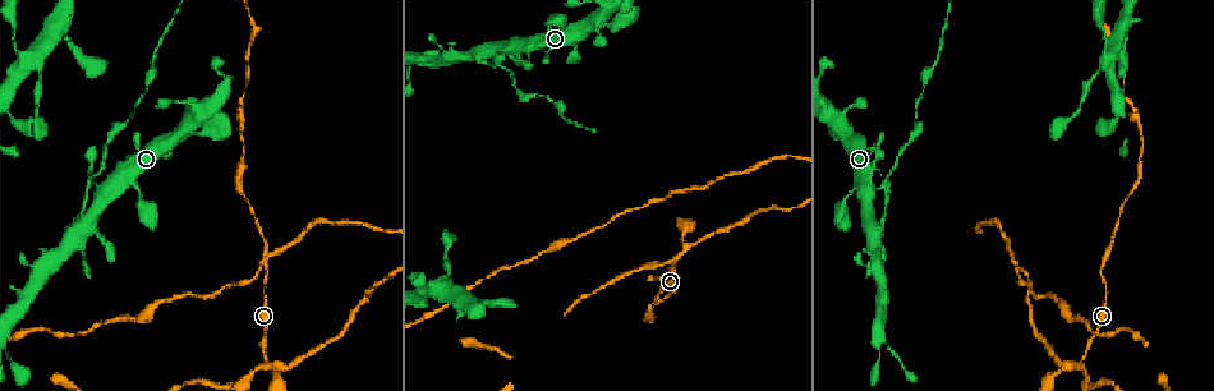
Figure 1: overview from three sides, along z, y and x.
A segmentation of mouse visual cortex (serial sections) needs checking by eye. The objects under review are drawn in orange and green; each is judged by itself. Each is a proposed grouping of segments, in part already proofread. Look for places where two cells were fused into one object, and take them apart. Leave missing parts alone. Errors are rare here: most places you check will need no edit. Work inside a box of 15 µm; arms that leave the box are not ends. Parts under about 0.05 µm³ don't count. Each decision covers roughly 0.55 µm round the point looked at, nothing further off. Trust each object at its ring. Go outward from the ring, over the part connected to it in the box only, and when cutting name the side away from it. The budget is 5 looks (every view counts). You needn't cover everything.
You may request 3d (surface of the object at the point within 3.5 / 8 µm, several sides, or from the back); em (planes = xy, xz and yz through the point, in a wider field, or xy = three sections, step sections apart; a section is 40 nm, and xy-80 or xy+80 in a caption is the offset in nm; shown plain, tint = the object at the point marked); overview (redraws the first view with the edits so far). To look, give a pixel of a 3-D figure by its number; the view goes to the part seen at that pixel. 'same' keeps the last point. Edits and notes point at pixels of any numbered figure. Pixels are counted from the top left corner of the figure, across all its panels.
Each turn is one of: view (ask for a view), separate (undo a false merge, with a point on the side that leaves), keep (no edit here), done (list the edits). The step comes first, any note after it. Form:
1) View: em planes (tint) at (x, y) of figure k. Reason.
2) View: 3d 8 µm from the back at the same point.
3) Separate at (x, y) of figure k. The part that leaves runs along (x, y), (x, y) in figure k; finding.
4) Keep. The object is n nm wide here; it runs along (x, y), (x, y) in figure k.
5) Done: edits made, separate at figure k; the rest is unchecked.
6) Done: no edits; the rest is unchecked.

View: 3d 3.5 µm from the back at (1066, 366) of figure 1. Three arms meet.

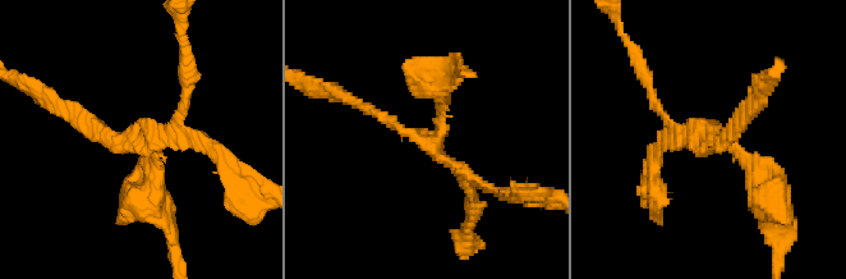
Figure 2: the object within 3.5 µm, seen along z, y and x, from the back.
View: em xy step 1 (tint) at (432, 144) of figure 2. 3 arms meet here; the arms are 100, 150, 150 nm wide; shape alone is not enough.

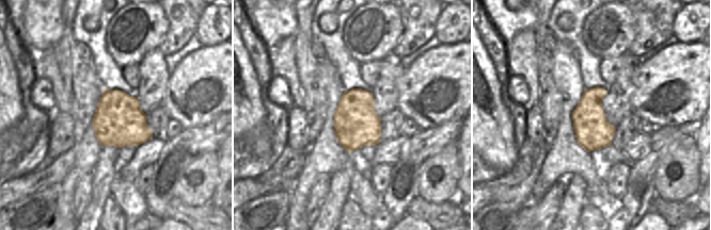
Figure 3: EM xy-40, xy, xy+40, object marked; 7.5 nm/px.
Separate at (116, 140) of figure 2. The part that leaves runs along (179, 128), (116, 143), (84, 120) in figure 2; two cells meet here.

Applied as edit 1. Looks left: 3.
View: overview.

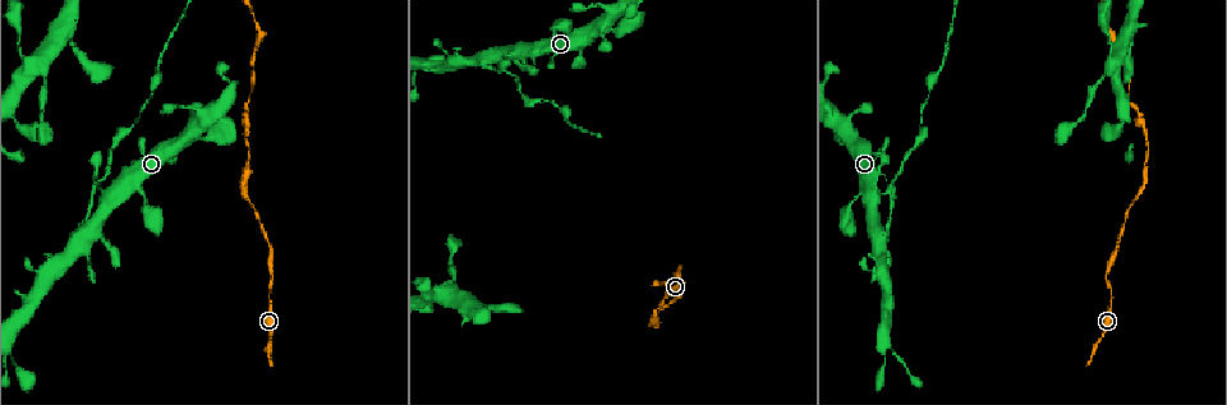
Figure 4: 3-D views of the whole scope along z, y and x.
View: 3d 3.5 µm at (879, 234) of figure 4. Four or more arms meet.

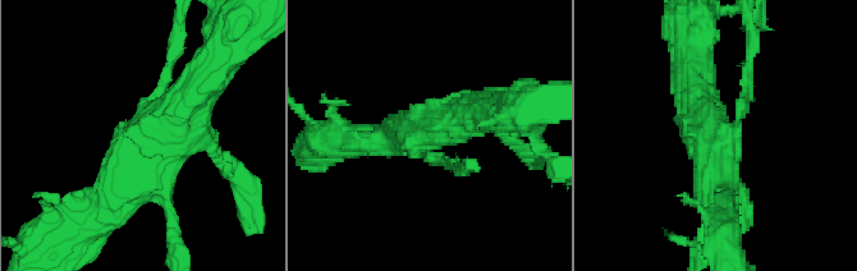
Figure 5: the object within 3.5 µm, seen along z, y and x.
View: em planes (tint) at (719, 136) of figure 5. Shape alone is not enough.

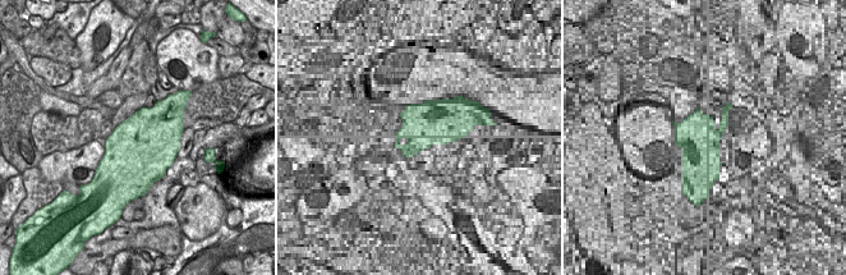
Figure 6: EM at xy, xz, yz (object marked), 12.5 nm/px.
Separate at (746, 69) of figure 5. The object is 850 nm wide here; the part that leaves runs along (745, 102), (751, 24) in figure 5; two cells meet here.

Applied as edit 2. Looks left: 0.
Done: edits made, separate at figure 2, separate at figure 5; the rest is unchecked.

